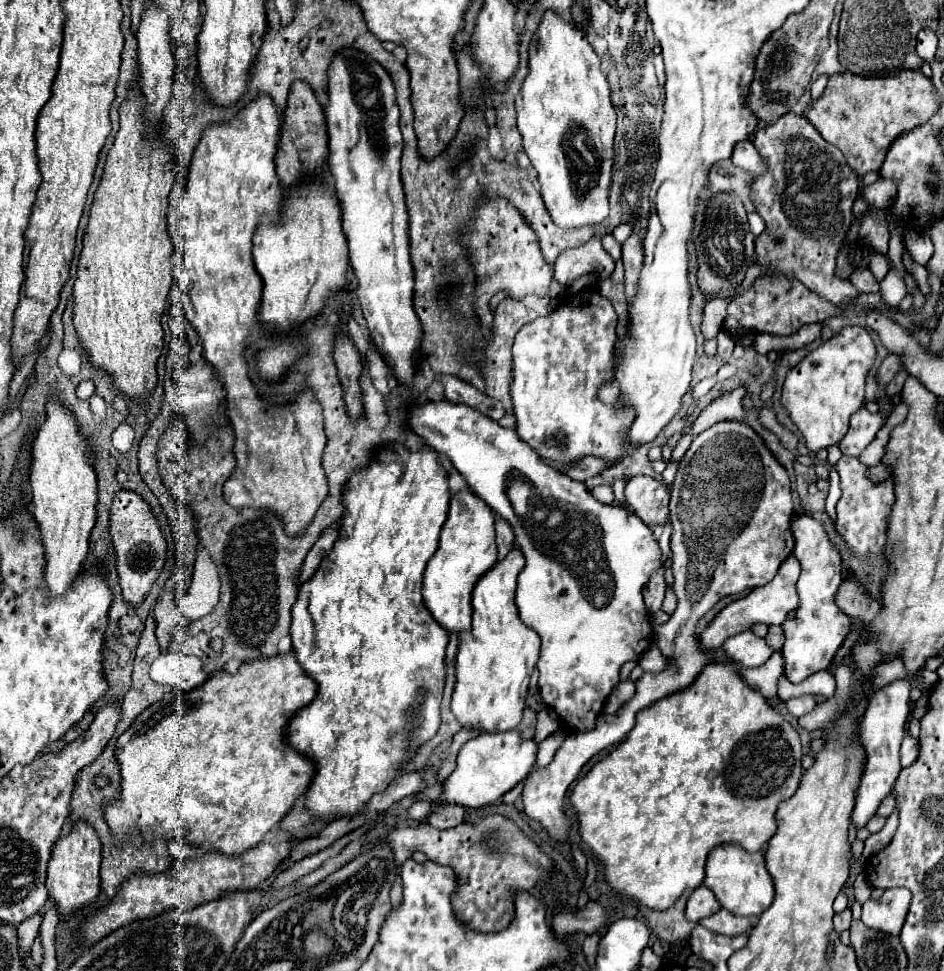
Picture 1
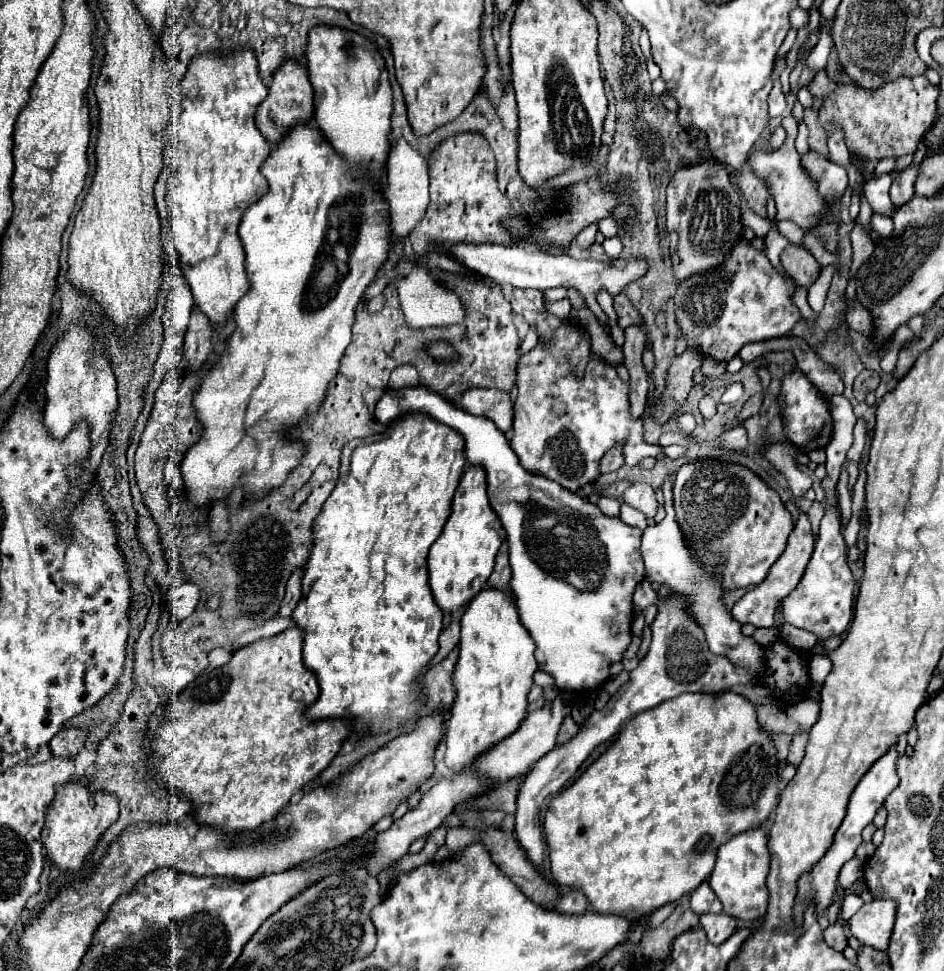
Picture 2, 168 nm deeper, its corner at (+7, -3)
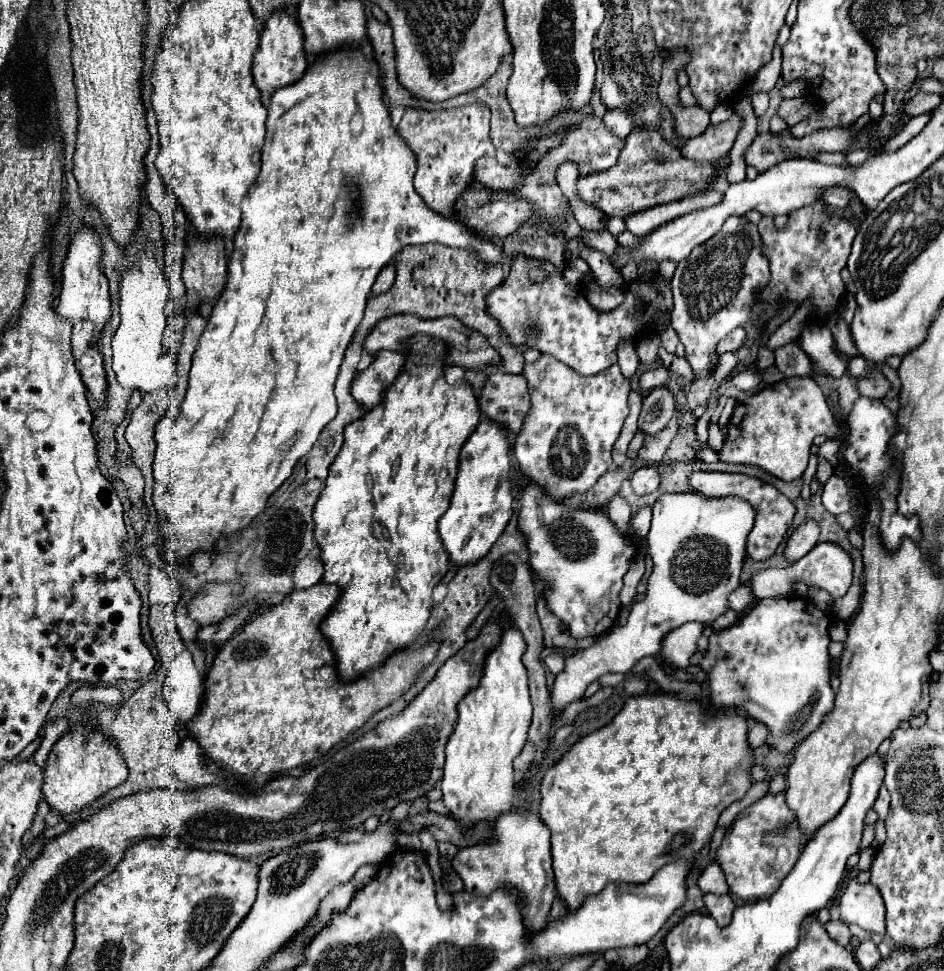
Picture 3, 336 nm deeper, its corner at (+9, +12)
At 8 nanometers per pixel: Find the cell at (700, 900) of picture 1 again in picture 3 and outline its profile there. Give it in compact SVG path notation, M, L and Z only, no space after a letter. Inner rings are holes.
M716 862L708 864L706 870L700 874L700 878L698 878L698 888L700 888L704 894L706 894L706 892L710 892L710 894L726 894L726 892L728 892L728 884L726 884L726 880L724 880L724 872L722 872L722 868L720 868Z

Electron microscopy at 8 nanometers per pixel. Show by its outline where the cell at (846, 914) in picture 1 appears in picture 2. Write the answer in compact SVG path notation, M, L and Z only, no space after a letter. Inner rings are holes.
M842 923L830 925L830 927L824 931L824 941L826 941L826 945L828 945L828 947L832 947L834 951L842 953L842 951L846 949L846 945L848 945L848 941L846 941L846 933L844 933Z

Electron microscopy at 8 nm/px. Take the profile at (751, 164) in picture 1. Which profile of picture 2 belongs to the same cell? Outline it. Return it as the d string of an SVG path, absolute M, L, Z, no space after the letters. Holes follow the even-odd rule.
M792 115L784 117L782 119L782 125L788 127L788 137L786 137L786 143L778 149L778 151L772 151L772 153L762 153L762 151L752 151L750 157L748 157L748 165L764 179L768 181L768 189L770 193L774 195L776 199L776 207L778 207L778 219L788 219L788 221L794 221L796 225L800 225L804 231L810 231L812 227L816 227L828 207L826 207L826 201L822 199L822 195L818 195L818 185L810 179L810 175L804 171L802 163L800 163L800 155L796 153L794 149L794 139L796 139L796 131L798 131L798 125L796 121L792 119Z

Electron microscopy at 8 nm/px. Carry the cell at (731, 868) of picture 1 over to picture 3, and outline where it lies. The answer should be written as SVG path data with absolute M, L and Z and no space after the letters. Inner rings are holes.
M784 792L766 794L740 812L728 826L716 852L716 862L726 874L730 894L740 900L764 900L772 896L800 856L800 832L792 824L792 810L784 804Z

